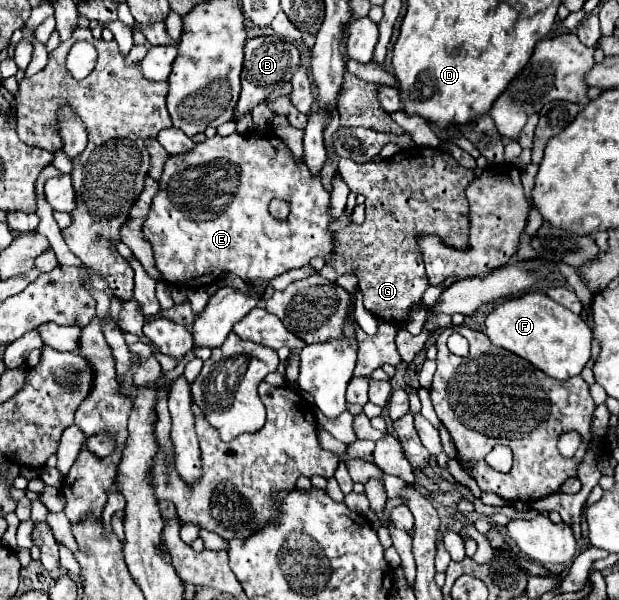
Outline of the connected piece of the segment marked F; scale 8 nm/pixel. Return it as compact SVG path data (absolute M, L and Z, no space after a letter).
M527 292L499 304L485 320L485 334L495 346L525 358L535 368L557 380L581 374L591 358L591 330L583 318L541 292Z

